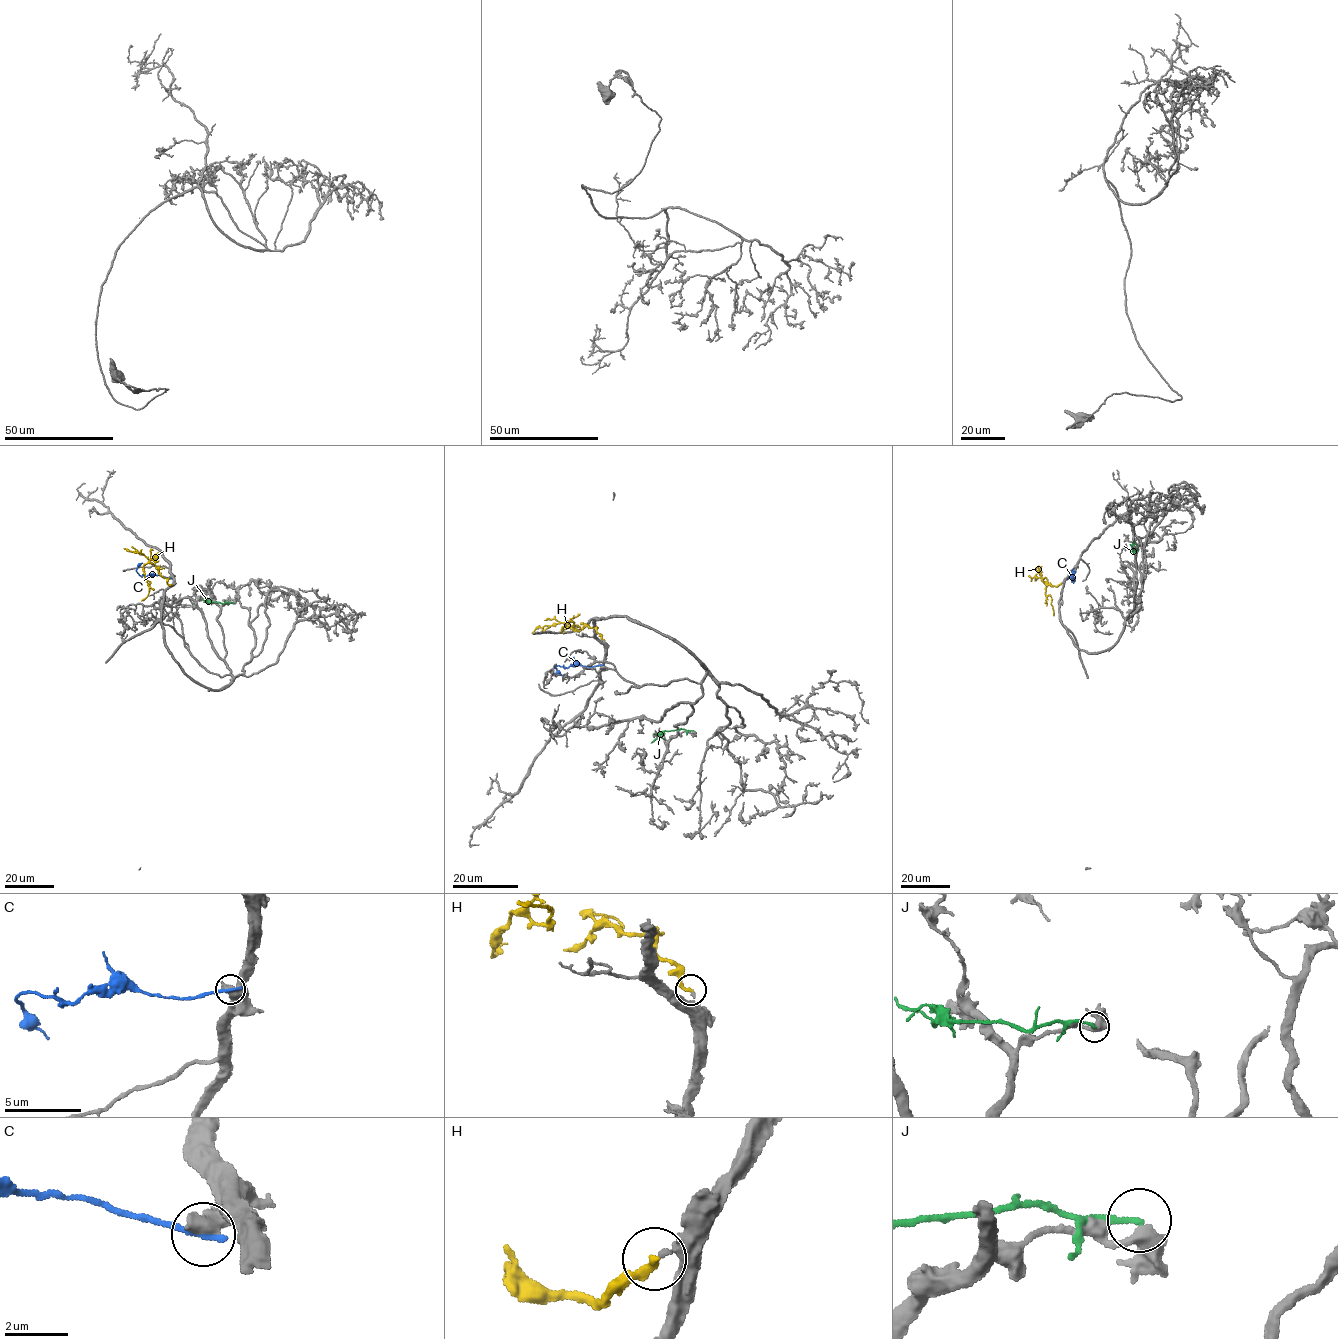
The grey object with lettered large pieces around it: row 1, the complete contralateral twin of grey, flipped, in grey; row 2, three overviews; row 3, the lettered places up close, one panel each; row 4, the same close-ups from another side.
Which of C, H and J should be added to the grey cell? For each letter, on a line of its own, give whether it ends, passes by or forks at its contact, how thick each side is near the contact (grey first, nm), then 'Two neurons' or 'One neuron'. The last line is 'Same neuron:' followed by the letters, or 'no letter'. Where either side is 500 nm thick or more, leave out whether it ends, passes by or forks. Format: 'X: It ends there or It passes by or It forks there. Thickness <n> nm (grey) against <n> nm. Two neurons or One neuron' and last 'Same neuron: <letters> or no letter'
C: Thickness 600 nm (grey) against 220 nm. Two neurons
H: It ends there. Thickness 280 nm (grey) against 240 nm. Two neurons
J: It ends there. Thickness 400 nm (grey) against 170 nm. Two neurons
Same neuron: no letter

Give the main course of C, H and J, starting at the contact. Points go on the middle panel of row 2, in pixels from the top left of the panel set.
C: (600, 665), (555, 666), (562, 675)
H: (603, 639), (594, 627), (561, 632), (565, 623), (574, 626), (565, 620)
J: (693, 731), (664, 731), (651, 742)

